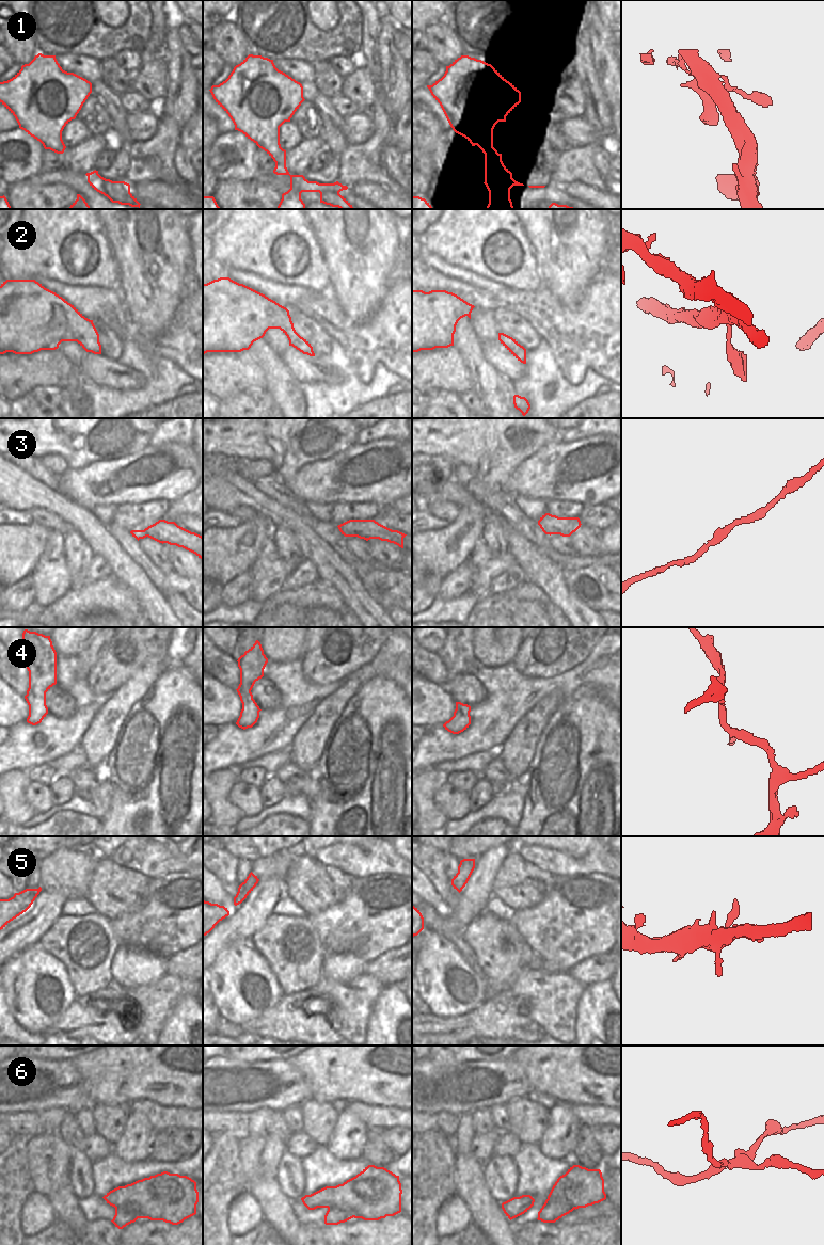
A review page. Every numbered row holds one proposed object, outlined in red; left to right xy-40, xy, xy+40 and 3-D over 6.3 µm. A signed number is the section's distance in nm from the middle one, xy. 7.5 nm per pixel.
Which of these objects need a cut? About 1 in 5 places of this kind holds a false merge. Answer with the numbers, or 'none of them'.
1, 6

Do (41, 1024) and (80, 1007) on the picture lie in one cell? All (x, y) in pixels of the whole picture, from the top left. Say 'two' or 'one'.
two

